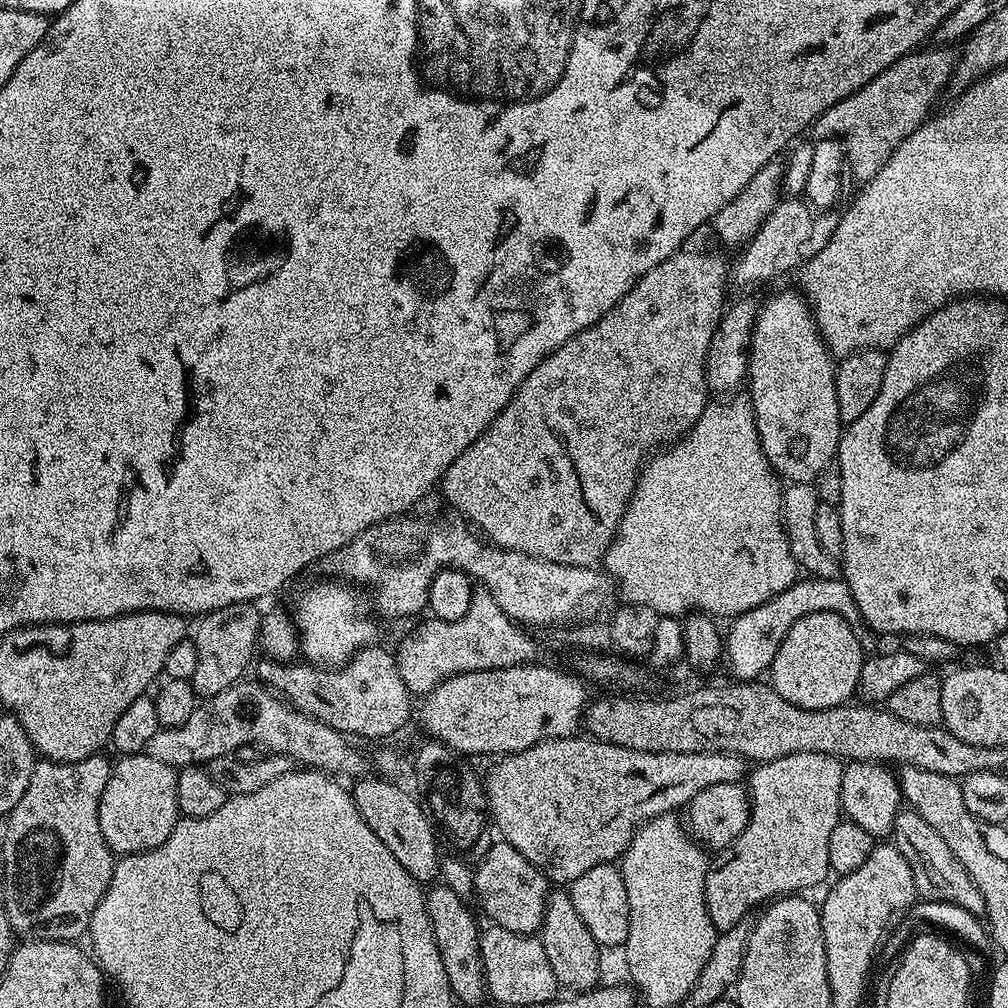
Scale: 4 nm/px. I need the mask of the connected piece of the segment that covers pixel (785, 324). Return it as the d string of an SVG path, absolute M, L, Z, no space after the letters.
M799 291L776 292L765 304L759 305L752 342L748 347L747 379L752 380L750 399L760 445L772 463L773 473L794 484L813 483L819 472L837 459L842 425L838 414L834 357L828 351L808 301Z

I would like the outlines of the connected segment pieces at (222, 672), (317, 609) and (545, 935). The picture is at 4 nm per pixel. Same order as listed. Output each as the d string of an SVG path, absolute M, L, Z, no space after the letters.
M255 603L247 604L227 604L213 612L205 612L199 617L200 625L196 628L194 639L196 641L196 649L198 650L198 666L194 670L191 678L191 686L196 691L197 697L207 698L214 694L222 694L222 690L226 690L230 686L237 684L245 675L244 672L253 663L252 655L258 652L260 643L260 621L262 619L261 609L256 609Z
M334 578L323 579L308 585L297 596L292 616L305 659L318 666L338 666L371 645L378 628L368 617L363 593L357 587Z
M567 890L549 891L548 901L544 904L544 921L538 935L546 950L550 970L554 970L557 985L569 984L569 989L583 990L593 987L601 979L599 976L602 949L594 942L594 938L590 938L590 930L586 930L578 910L574 910L574 902Z

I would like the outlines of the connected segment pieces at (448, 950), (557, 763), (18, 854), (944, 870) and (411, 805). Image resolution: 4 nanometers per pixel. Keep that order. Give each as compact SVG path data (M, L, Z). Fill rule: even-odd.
M443 882L433 883L425 891L424 909L432 923L438 954L442 954L444 979L450 982L452 995L457 1001L460 999L464 1004L480 1004L486 1000L484 967L480 957L482 928L481 925L476 925L477 913L475 911L472 913L468 908L471 908L469 901L458 898L458 894L454 894L454 890L450 890L450 886Z
M573 734L571 736L559 736L553 740L543 740L522 750L521 752L510 752L499 757L500 760L488 772L488 780L483 781L484 794L488 798L488 811L493 825L500 827L499 839L503 843L514 846L522 858L529 860L535 868L547 874L553 881L565 880L571 882L578 878L578 874L586 874L593 866L599 864L611 864L619 861L632 837L640 831L645 822L659 816L666 816L675 810L683 809L698 794L698 790L706 790L706 786L718 786L718 782L740 782L745 779L746 761L742 756L736 756L732 752L647 752L646 750L630 750L626 746L607 744L604 740L598 740L591 735Z
M104 754L82 758L78 762L70 762L69 764L59 764L57 760L37 759L34 774L30 774L30 786L26 786L26 794L22 794L18 806L14 806L14 810L8 813L6 817L8 825L4 828L4 900L2 900L2 907L6 910L6 914L10 914L10 926L14 926L17 937L30 940L67 940L72 942L80 938L76 936L83 937L87 933L88 923L92 921L94 910L98 906L98 902L102 902L102 898L110 886L110 878L114 874L114 866L117 861L111 846L106 842L106 838L102 838L102 826L98 822L102 790L106 790L106 782L110 778L113 767L113 761L111 759L108 761Z
M901 810L894 818L890 836L902 854L902 858L906 858L906 862L910 862L910 871L914 874L916 891L925 901L937 900L938 902L953 903L955 906L962 906L972 915L984 916L986 902L982 898L982 890L978 890L978 886L974 882L974 878L970 878L966 866L962 866L962 862L958 862L958 858L954 858L950 846L946 846L946 842L942 838L942 834L938 834L938 830L934 830L934 826L930 826L930 822L923 820L914 810Z
M360 778L350 788L350 799L355 802L360 812L366 818L368 825L386 846L388 854L396 861L402 862L405 871L418 882L432 882L439 877L442 852L436 849L436 832L433 821L426 811L425 805L420 804L404 788L391 784L391 779L372 780Z

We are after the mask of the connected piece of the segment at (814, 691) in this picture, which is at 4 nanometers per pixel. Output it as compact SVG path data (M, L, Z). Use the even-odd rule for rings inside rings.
M830 612L806 614L798 618L798 622L790 626L790 634L782 638L782 646L778 646L778 654L774 654L774 662L770 669L770 683L772 689L782 694L782 698L786 698L786 702L799 708L836 708L839 704L849 703L859 689L860 671L865 659L866 653L860 647L856 629L851 628L841 616Z

